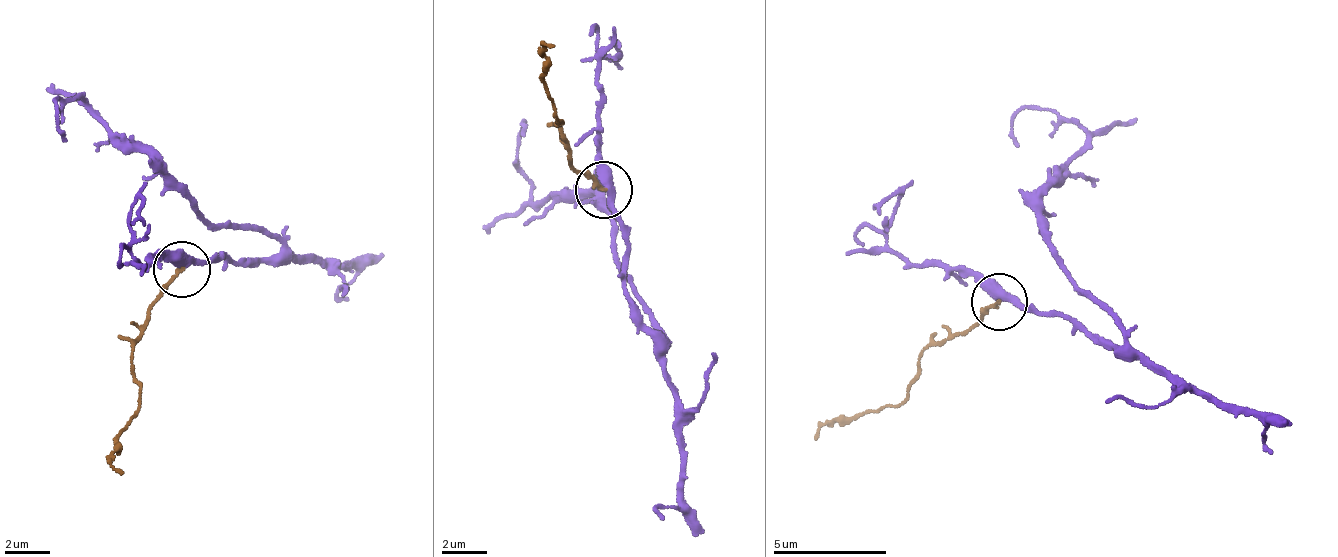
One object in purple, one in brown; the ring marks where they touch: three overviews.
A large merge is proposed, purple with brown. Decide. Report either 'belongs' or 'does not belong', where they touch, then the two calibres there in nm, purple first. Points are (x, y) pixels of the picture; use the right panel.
belongs; at (999, 302); 420 nm thick on the purple side, 160 nm on the other

